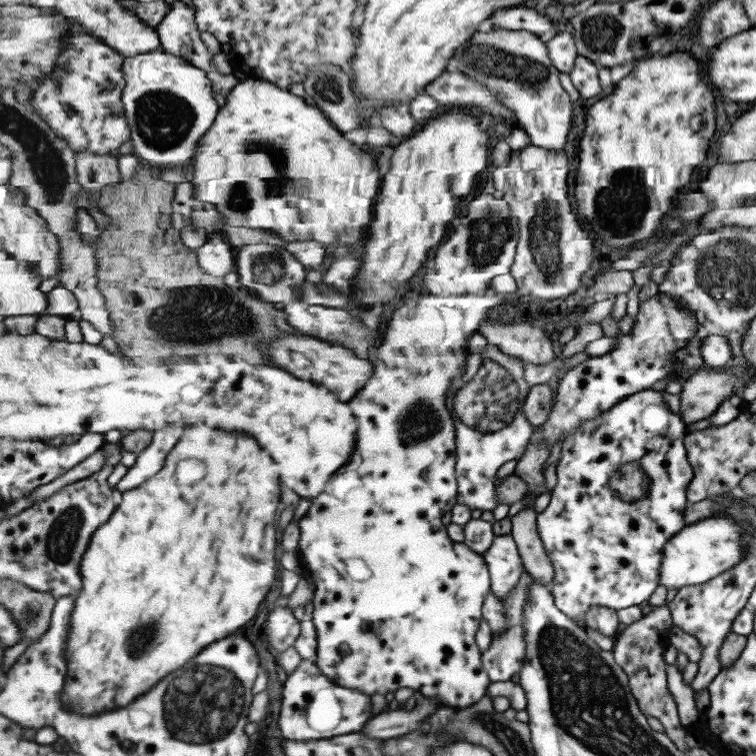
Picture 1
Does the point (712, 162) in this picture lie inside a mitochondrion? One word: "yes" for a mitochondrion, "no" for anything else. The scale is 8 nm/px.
no

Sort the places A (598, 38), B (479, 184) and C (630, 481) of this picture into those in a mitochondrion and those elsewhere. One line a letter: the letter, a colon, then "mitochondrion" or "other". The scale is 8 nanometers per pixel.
A: mitochondrion
B: other
C: mitochondrion

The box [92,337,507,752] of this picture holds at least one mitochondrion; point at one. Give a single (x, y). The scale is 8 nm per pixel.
(202, 707)

